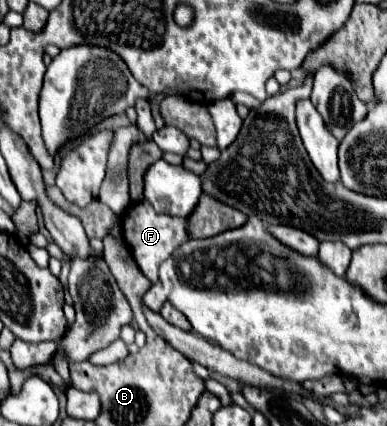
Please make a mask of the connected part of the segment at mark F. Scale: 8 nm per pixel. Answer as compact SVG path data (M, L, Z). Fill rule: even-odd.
M145 200L131 204L123 216L121 216L121 226L123 226L123 238L131 250L133 260L141 268L141 272L155 284L159 280L159 266L171 256L171 252L187 240L187 224L185 218L173 218L173 216L161 216L153 212L151 204L145 204Z

